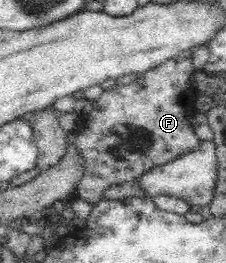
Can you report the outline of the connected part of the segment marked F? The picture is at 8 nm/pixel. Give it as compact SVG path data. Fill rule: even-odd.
M185 51L179 53L175 58L171 60L166 60L162 65L156 66L154 69L148 70L146 72L140 73L135 81L127 85L114 85L114 88L104 90L99 98L92 101L92 110L88 113L84 113L84 116L80 118L80 125L74 130L76 151L82 155L84 159L84 172L80 182L78 182L76 187L76 192L78 192L78 198L80 200L86 201L91 205L99 202L103 199L103 193L108 190L110 186L120 185L122 183L130 182L140 178L142 174L149 172L152 168L156 166L165 165L167 162L176 160L184 154L192 152L195 148L200 146L201 140L198 139L194 129L190 123L190 118L193 116L195 110L194 97L196 96L196 87L190 83L190 77L196 72L193 66L192 52Z

